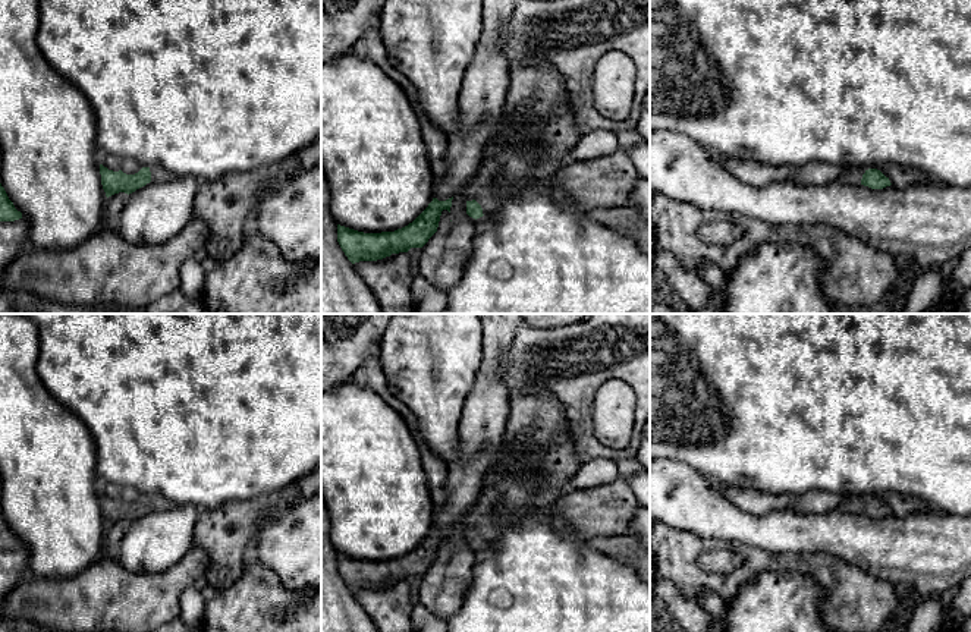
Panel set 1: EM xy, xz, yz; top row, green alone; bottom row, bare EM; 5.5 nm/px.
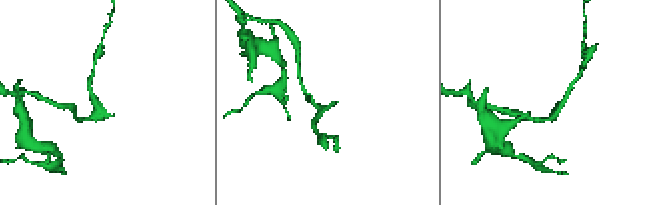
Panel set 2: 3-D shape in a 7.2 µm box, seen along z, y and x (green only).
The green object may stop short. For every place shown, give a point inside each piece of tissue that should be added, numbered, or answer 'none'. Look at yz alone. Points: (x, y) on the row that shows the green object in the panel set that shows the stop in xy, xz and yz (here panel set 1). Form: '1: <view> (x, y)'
1: yz (852, 176)

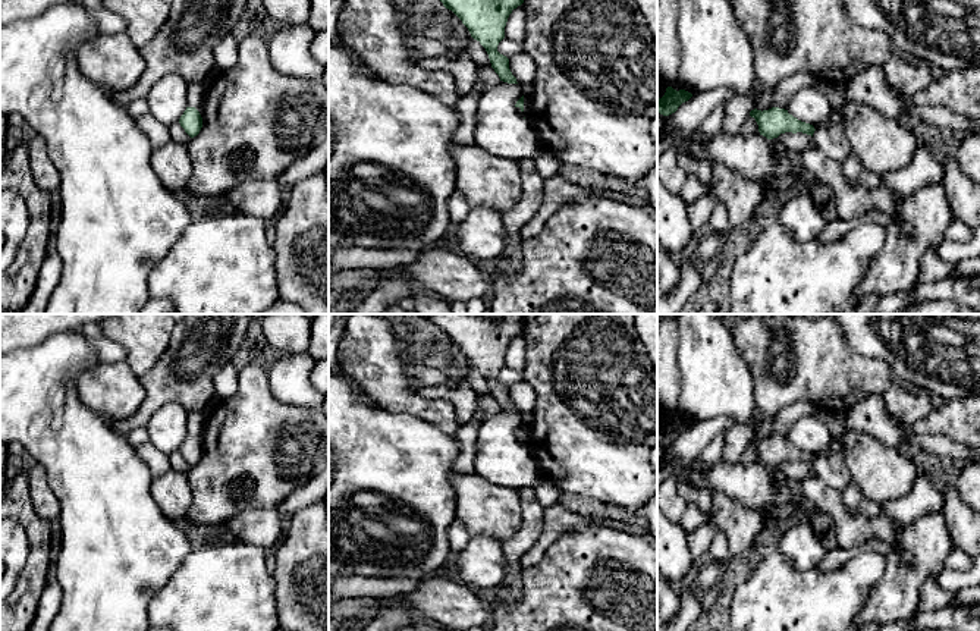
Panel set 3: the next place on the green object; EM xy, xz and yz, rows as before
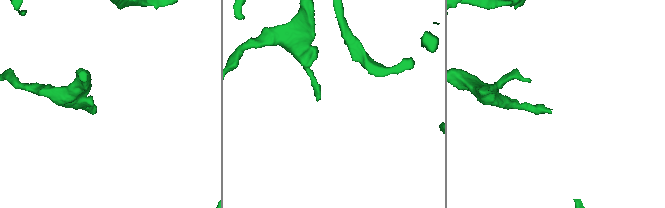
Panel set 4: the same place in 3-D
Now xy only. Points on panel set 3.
none

